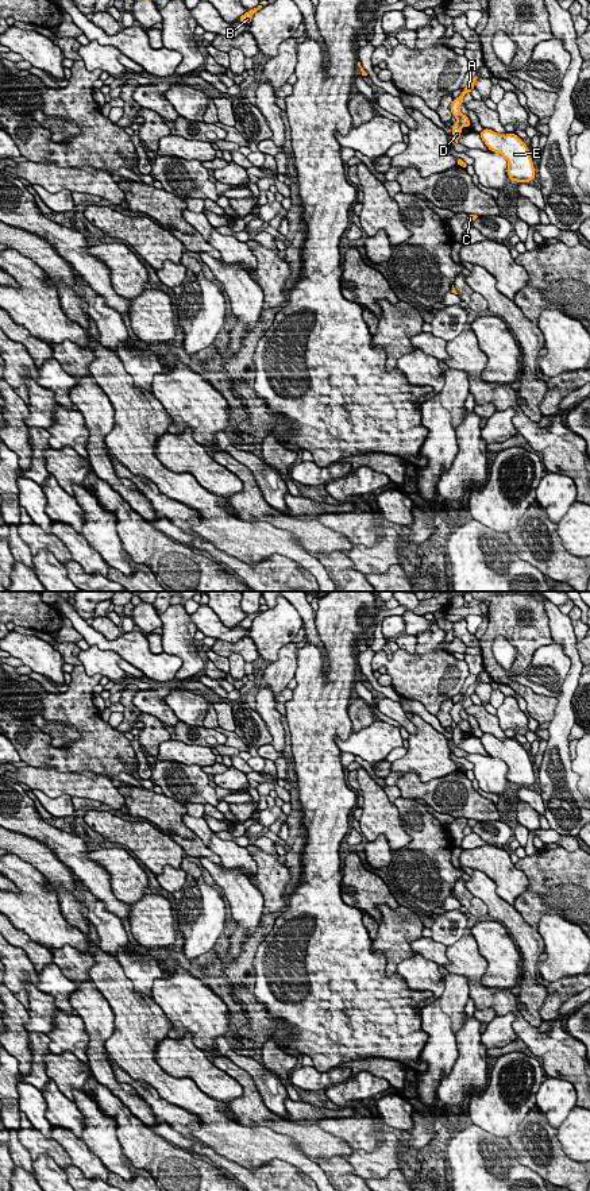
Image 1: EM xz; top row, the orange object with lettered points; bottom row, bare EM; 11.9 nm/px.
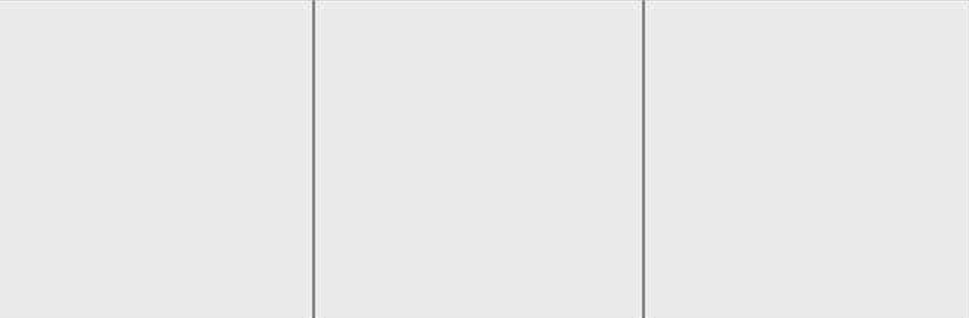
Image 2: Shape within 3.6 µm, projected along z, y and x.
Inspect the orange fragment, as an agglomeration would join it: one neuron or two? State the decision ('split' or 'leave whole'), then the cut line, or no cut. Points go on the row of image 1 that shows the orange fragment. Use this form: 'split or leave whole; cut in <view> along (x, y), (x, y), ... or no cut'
split; cut in xz along (461, 115), (458, 120), (463, 126)

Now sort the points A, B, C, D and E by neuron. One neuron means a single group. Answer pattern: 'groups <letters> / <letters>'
groups A C D / B E

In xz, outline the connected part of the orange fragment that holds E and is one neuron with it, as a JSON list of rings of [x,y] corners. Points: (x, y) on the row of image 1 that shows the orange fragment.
[[[483,128],[479,135],[490,151],[501,154],[508,161],[506,173],[512,182],[531,182],[536,177],[529,150],[516,134],[500,135]]]

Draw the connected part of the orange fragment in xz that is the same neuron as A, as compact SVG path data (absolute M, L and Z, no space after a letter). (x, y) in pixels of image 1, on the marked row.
M477 76L471 78L470 82L466 85L464 90L460 93L460 96L454 99L452 104L450 105L452 115L456 117L456 123L452 124L452 135L456 143L459 140L459 136L462 134L462 127L463 127L458 120L462 116L460 105L463 104L464 95L473 90L477 78L478 78Z

